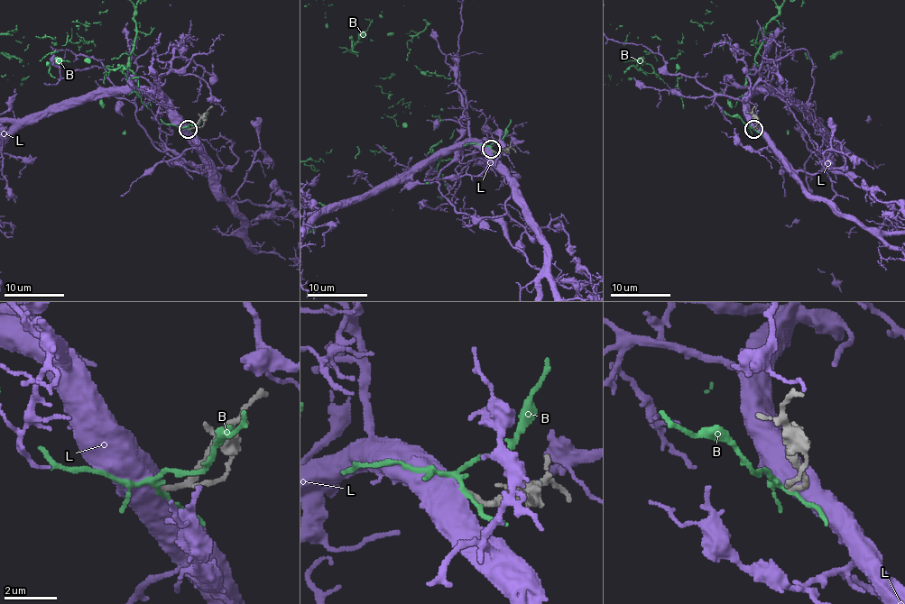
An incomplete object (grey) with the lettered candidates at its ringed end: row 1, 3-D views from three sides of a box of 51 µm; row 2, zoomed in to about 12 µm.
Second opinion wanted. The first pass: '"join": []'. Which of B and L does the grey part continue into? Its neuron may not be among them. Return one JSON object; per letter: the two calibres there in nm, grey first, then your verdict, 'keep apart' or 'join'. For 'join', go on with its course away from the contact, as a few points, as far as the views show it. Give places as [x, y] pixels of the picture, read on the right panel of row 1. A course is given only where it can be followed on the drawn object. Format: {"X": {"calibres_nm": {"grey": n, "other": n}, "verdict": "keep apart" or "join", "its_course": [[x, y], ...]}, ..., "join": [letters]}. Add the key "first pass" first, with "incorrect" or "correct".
{"first pass": "correct", "B": {"calibres_nm": {"grey": 200, "other": 130}, "verdict": "keep apart"}, "L": {"calibres_nm": {"grey": 200, "other": 800}, "verdict": "keep apart"}, "join": []}

